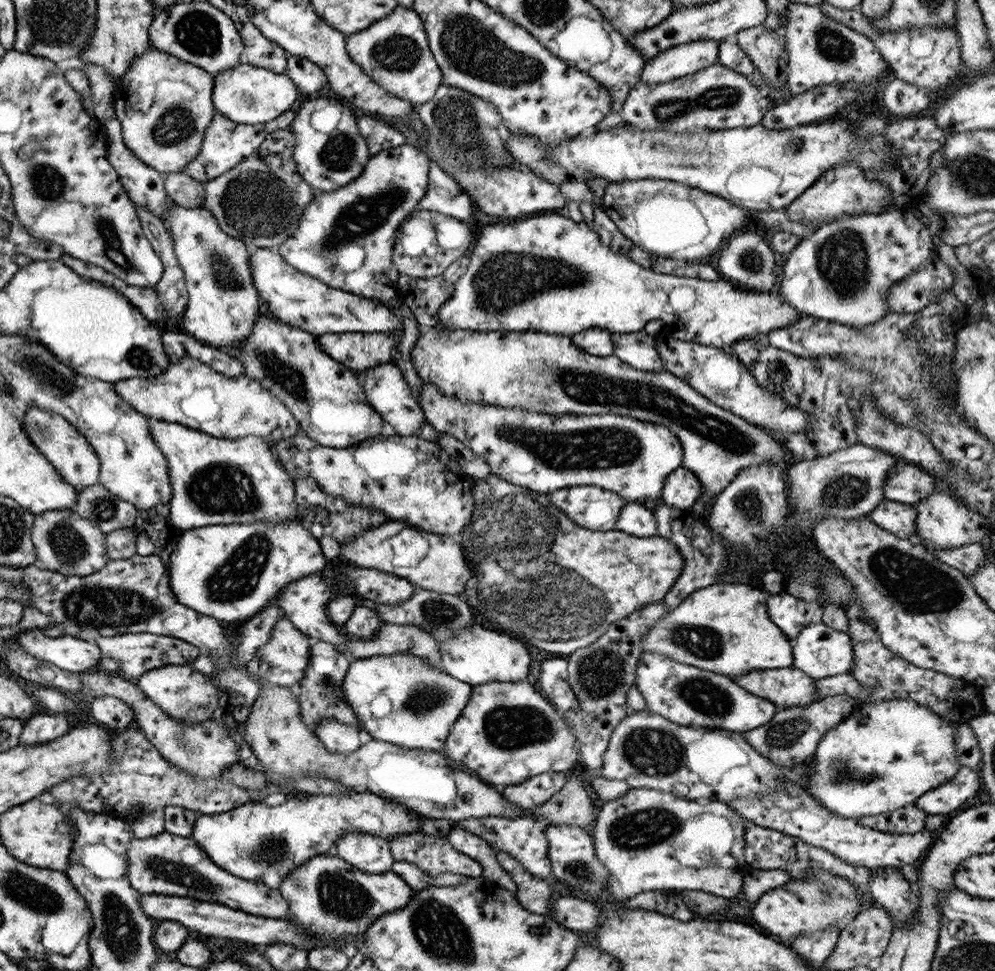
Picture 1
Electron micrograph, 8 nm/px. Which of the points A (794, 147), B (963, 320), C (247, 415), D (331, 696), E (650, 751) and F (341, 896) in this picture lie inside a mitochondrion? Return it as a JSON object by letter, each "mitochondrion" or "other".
{"A":"mitochondrion","B":"other","C":"mitochondrion","D":"mitochondrion","E":"mitochondrion","F":"mitochondrion"}

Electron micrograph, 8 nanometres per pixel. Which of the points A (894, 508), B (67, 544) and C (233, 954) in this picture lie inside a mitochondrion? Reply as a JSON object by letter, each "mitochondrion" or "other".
{"A":"other","B":"mitochondrion","C":"other"}

